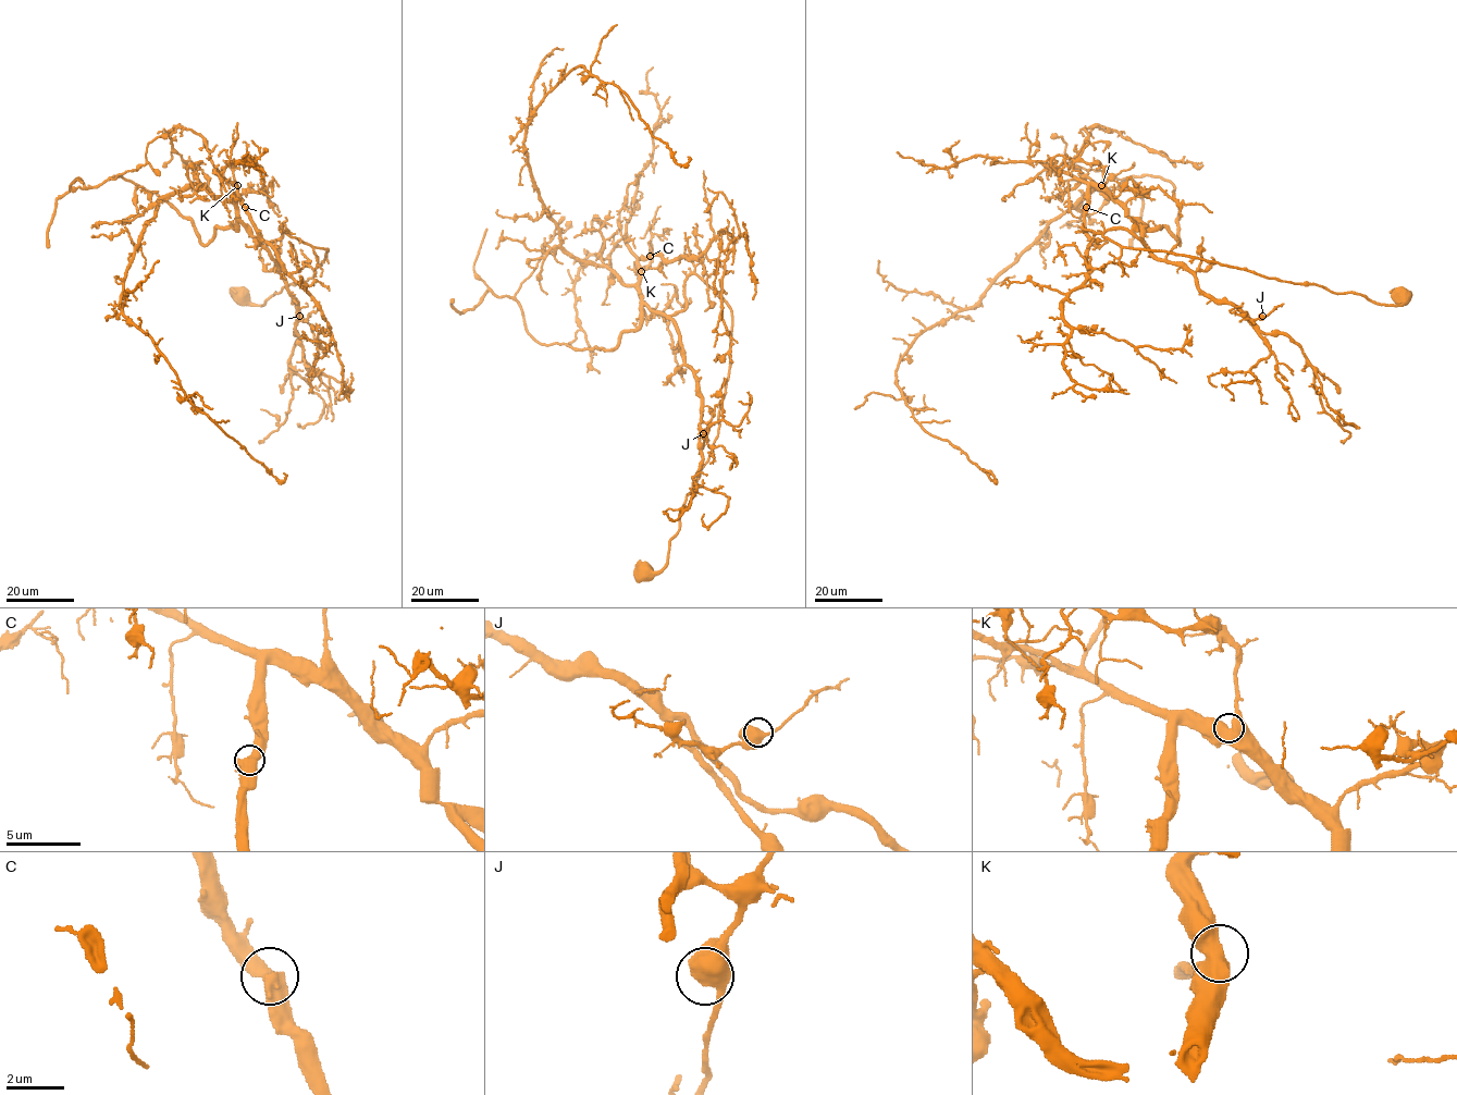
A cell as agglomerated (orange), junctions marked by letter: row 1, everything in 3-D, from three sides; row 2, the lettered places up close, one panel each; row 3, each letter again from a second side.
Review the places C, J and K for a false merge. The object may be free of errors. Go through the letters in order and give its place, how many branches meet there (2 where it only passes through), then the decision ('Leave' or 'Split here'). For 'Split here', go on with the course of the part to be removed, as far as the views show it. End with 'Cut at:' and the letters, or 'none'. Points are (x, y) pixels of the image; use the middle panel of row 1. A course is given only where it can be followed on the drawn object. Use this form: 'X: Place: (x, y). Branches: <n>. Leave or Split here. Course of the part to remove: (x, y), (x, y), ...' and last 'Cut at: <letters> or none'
C: Place: (650, 256). Branches: 2. Leave
J: Place: (703, 433). Branches: 2. Leave
K: Place: (641, 271). Branches: 2. Leave
Cut at: none

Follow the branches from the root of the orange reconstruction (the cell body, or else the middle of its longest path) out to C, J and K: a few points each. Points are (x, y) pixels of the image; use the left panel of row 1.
C: (241, 295), (262, 305), (312, 278), (328, 251), (280, 229), (262, 245), (245, 207)
J: (241, 295), (262, 305), (312, 278), (325, 258), (326, 249), (280, 229), (282, 237), (266, 248), (299, 316)
K: (241, 295), (262, 305), (312, 278), (328, 250), (280, 229), (281, 238), (262, 245), (238, 217), (237, 185)

